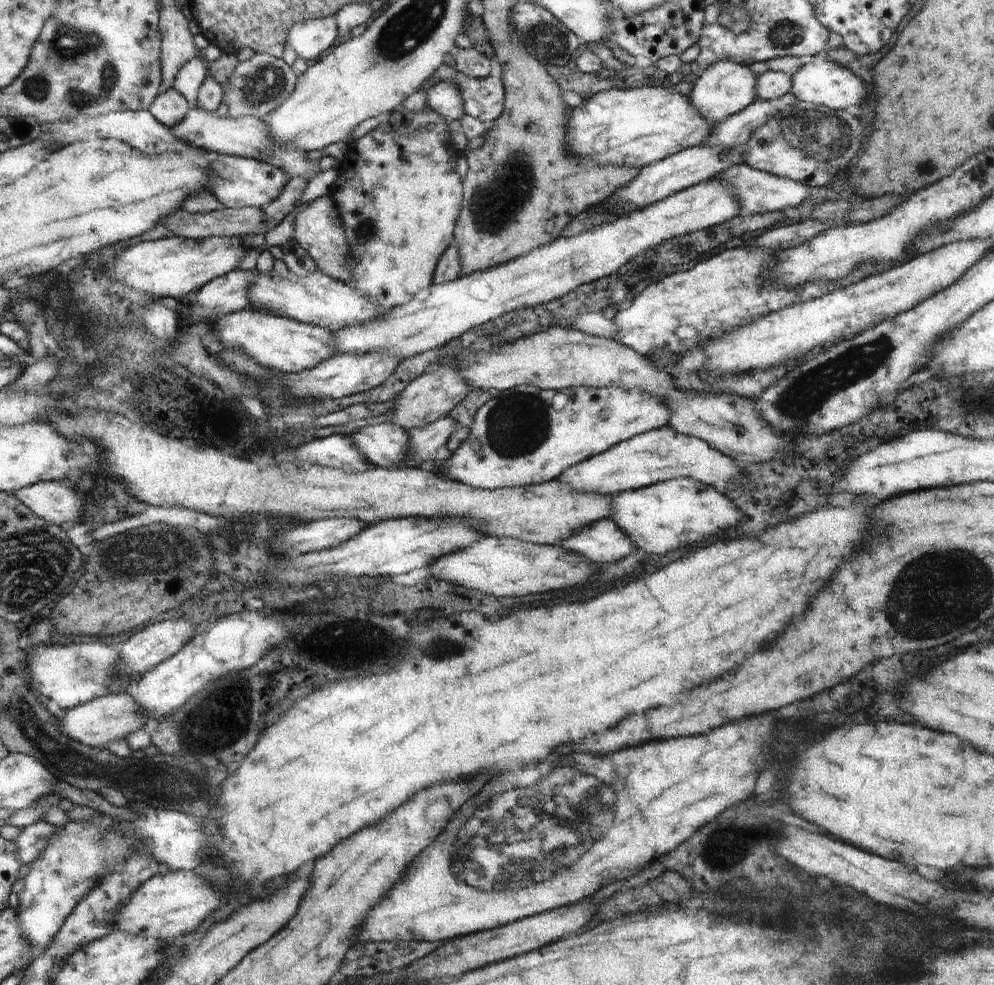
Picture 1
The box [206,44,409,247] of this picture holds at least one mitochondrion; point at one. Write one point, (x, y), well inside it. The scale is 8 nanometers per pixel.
(267, 81)

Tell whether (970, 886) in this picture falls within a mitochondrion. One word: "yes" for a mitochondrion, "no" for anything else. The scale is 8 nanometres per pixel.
no

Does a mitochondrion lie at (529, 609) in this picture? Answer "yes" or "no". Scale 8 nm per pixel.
no

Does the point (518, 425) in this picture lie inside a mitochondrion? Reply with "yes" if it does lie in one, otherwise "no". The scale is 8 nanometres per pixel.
yes

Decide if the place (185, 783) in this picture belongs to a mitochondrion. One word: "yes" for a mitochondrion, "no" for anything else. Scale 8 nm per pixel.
yes

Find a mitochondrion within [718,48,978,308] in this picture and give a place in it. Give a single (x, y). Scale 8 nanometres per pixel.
(817, 136)

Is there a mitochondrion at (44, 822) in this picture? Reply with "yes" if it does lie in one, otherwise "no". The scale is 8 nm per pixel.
no

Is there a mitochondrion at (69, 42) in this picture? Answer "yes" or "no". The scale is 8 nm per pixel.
yes

